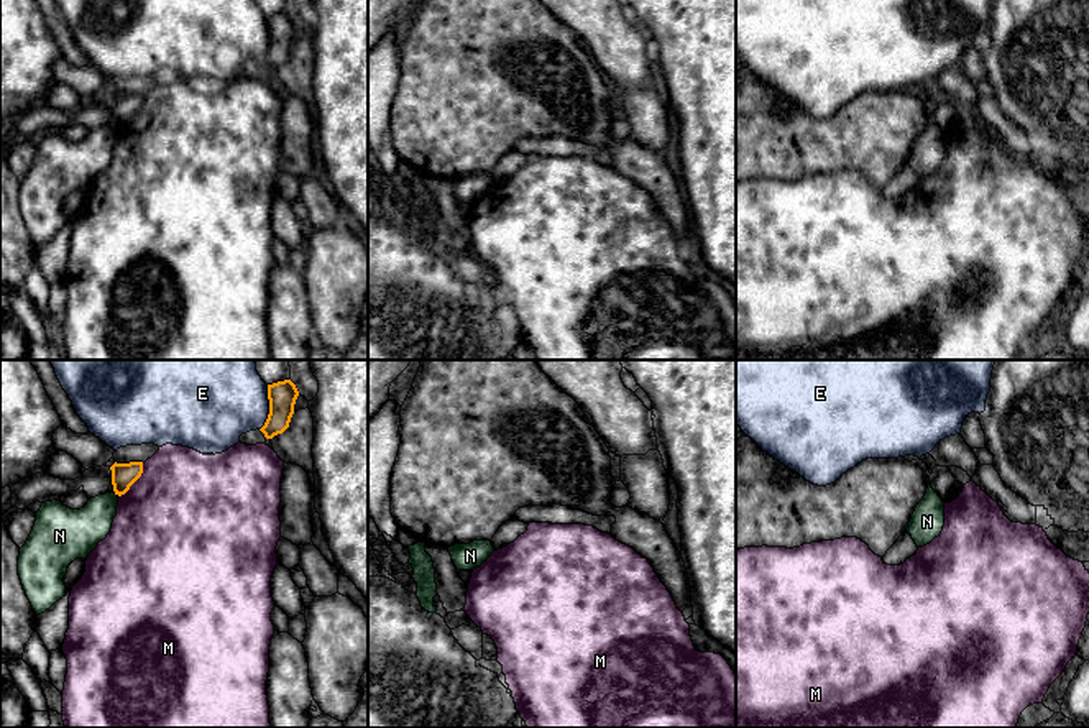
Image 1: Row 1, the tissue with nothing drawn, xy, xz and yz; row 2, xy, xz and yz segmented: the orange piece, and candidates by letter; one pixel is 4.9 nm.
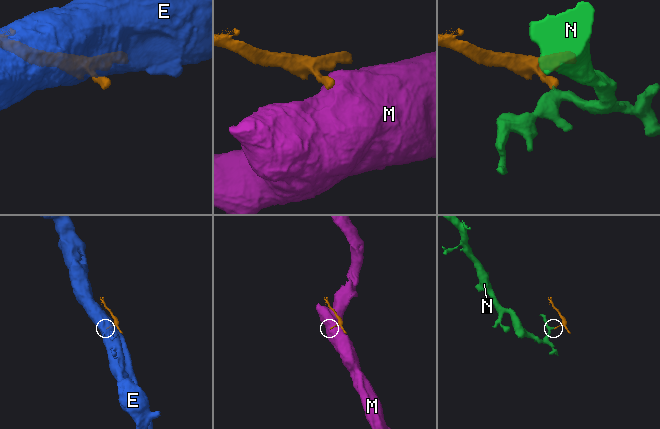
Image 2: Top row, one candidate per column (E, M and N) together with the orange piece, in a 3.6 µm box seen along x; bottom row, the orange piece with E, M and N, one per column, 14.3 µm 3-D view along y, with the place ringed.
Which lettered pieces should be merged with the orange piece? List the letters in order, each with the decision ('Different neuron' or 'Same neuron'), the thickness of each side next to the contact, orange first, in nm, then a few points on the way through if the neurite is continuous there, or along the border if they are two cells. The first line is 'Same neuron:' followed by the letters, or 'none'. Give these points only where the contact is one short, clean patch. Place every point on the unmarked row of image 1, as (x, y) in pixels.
Same neuron: none
E: Different neuron. Thickness 140 nm (orange) against 360 nm
M: Different neuron. Thickness 120 nm (orange) against 500 nm. Boundary: xy (143, 96), (142, 107), (119, 129)
N: Different neuron. Thickness 120 nm (orange) against 200 nm. Boundary: xy (114, 125), (119, 127)

